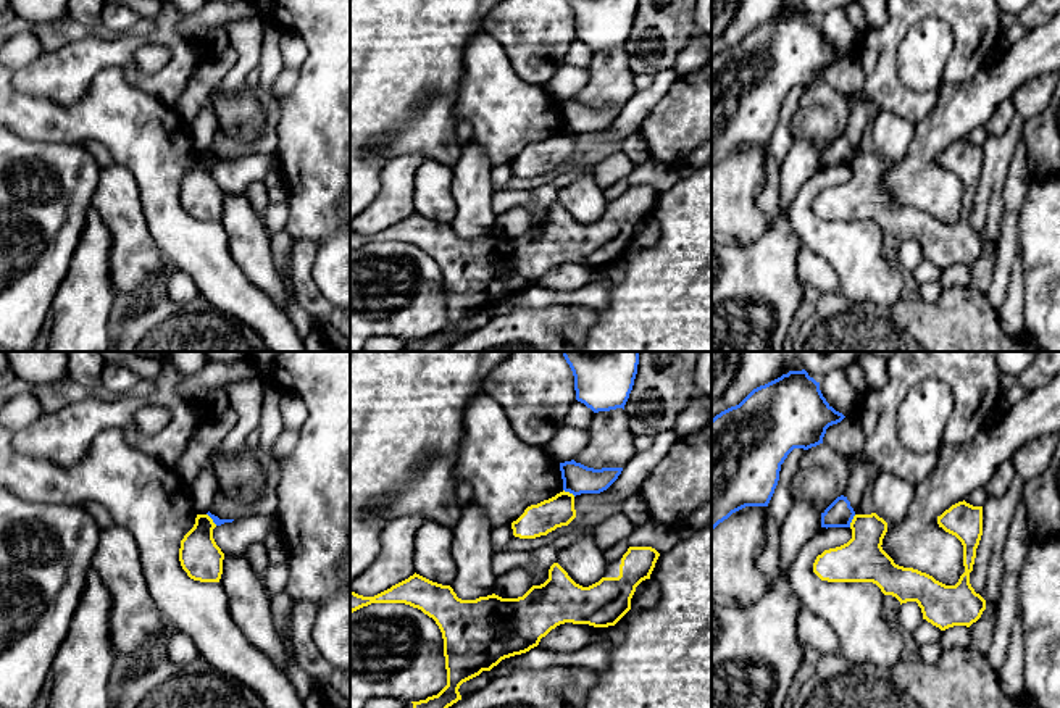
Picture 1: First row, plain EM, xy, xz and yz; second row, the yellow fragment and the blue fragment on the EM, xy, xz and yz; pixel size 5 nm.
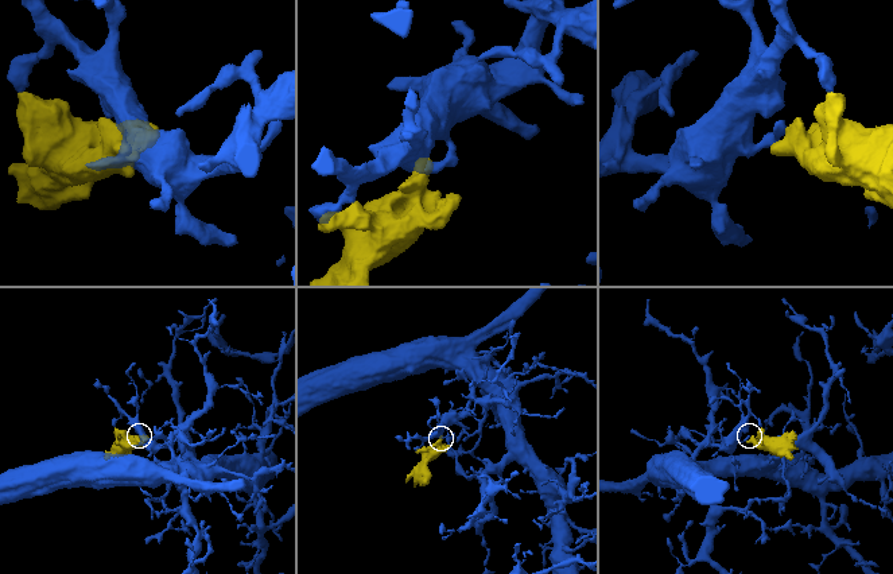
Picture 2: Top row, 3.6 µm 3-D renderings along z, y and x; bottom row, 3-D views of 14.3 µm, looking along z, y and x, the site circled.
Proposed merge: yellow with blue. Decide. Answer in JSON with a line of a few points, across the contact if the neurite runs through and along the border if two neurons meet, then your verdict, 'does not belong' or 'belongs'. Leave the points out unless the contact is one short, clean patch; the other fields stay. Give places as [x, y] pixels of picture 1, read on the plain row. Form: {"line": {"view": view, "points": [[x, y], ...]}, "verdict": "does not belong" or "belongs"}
{"verdict": "does not belong"}

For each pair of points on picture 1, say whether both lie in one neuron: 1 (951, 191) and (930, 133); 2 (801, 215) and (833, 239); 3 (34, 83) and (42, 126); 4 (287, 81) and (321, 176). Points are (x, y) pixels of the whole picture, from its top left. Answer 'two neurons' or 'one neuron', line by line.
1: one neuron
2: one neuron
3: two neurons
4: two neurons

